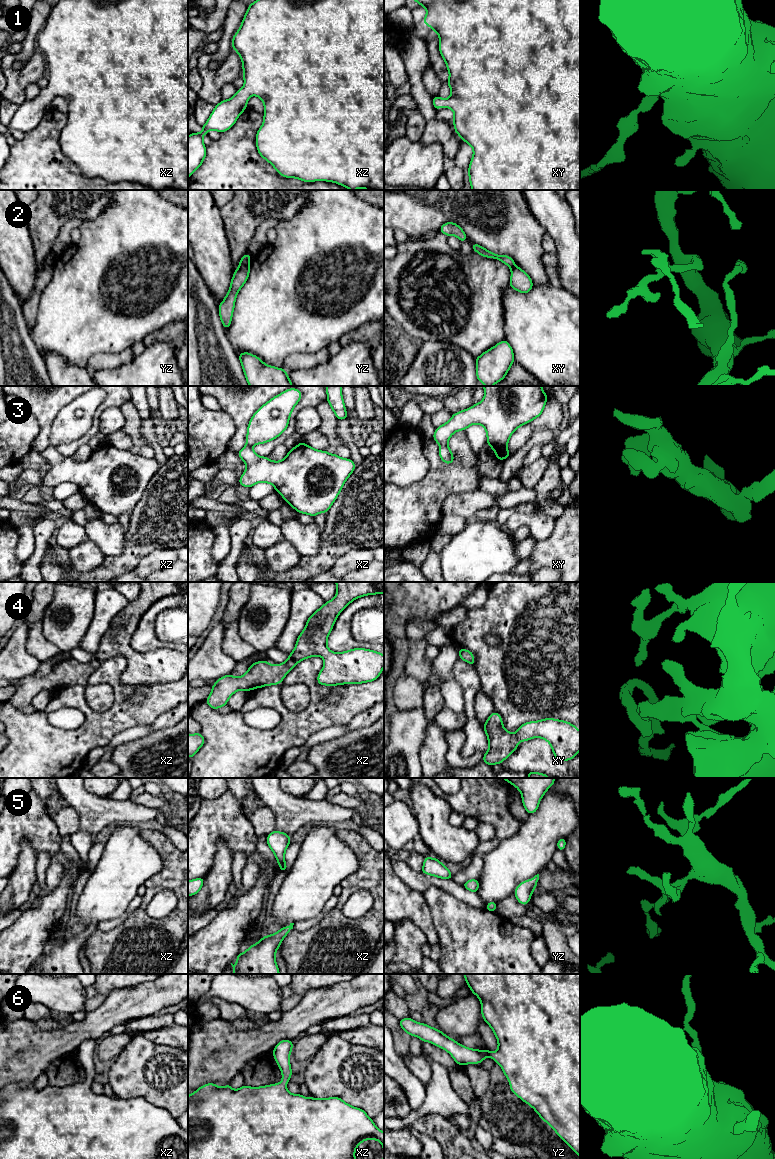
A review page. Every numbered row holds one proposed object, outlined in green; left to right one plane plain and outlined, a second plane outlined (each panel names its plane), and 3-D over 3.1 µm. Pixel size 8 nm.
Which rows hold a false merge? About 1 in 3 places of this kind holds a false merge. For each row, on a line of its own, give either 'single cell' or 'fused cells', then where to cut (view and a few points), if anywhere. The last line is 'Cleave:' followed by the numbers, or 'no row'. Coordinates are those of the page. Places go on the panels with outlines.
1: single cell; no cut
2: fused cells; cut in yz along (248, 264), (239, 267)
3: single cell; no cut
4: single cell; no cut
5: single cell; no cut
6: single cell; no cut
Cleave: 2

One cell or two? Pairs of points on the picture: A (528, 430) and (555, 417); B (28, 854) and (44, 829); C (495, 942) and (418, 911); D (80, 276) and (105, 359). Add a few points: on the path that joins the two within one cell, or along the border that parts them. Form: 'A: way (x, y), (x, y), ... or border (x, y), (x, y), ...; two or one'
A: way (535, 424), (548, 419); one
B: border (25, 839), (21, 842), (21, 850), (16, 864); two
C: border (422, 894), (439, 938); two
D: border (126, 348), (95, 353), (86, 368); two

